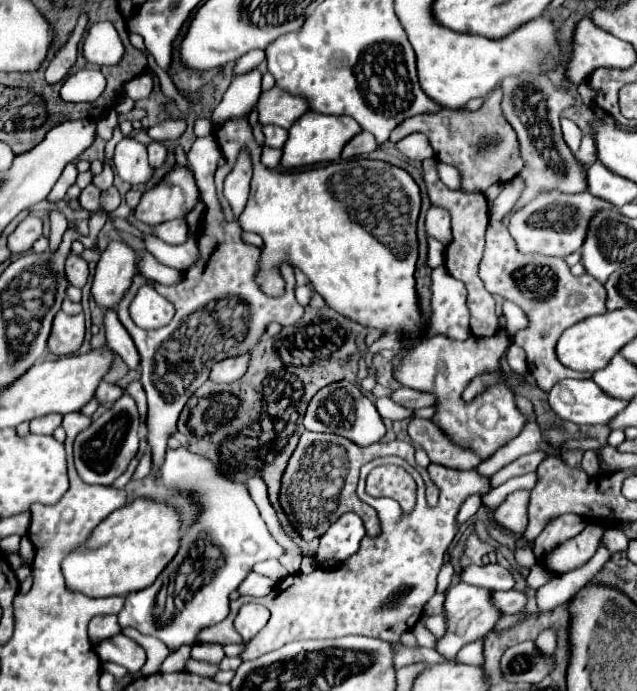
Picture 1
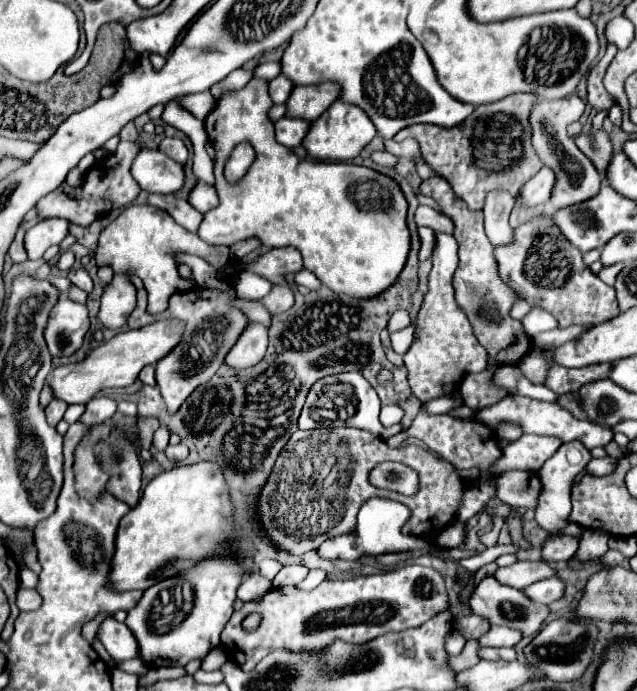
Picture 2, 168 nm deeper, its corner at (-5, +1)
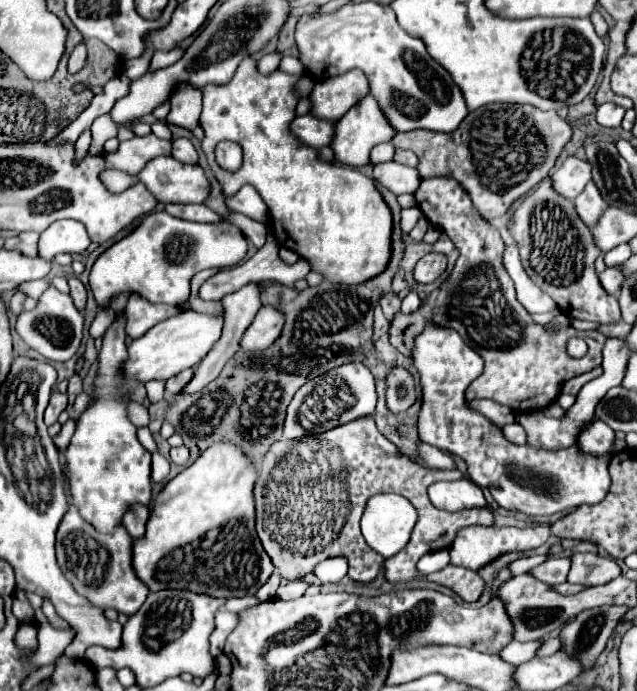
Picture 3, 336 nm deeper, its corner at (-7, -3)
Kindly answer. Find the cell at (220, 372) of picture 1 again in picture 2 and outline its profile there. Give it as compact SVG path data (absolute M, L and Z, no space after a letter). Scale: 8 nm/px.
M250 322L246 332L240 336L240 340L234 344L234 348L228 352L224 362L234 370L252 368L264 358L266 346L268 346L268 330L262 324Z

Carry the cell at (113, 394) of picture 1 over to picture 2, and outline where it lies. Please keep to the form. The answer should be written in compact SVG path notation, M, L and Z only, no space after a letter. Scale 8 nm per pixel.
M96 396L92 402L86 404L86 412L80 416L80 422L84 424L102 424L104 420L112 418L116 412L116 400L108 396Z

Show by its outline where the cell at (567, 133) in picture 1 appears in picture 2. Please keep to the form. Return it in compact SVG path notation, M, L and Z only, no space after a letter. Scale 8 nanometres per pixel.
M598 132L594 136L578 134L578 136L574 136L574 142L594 162L598 172L604 172L610 156L612 156L612 146L610 146L606 132Z

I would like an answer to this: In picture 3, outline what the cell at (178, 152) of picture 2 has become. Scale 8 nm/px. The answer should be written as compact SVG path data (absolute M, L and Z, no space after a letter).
M178 138L174 140L174 148L172 148L172 156L180 162L186 164L198 164L198 152L194 148L194 144L188 138Z

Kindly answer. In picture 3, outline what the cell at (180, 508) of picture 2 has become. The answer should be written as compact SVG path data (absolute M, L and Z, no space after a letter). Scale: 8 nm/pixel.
M232 440L212 444L202 456L170 480L154 500L146 540L134 540L134 570L138 578L152 590L190 590L212 598L242 598L258 592L272 576L272 562L264 552L254 530L254 482L258 470L254 462Z

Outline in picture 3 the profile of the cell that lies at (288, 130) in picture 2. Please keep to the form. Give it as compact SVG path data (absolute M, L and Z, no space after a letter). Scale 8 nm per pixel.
M312 114L298 116L292 122L292 132L312 148L330 146L334 140L334 130L336 130L336 120L322 120Z

